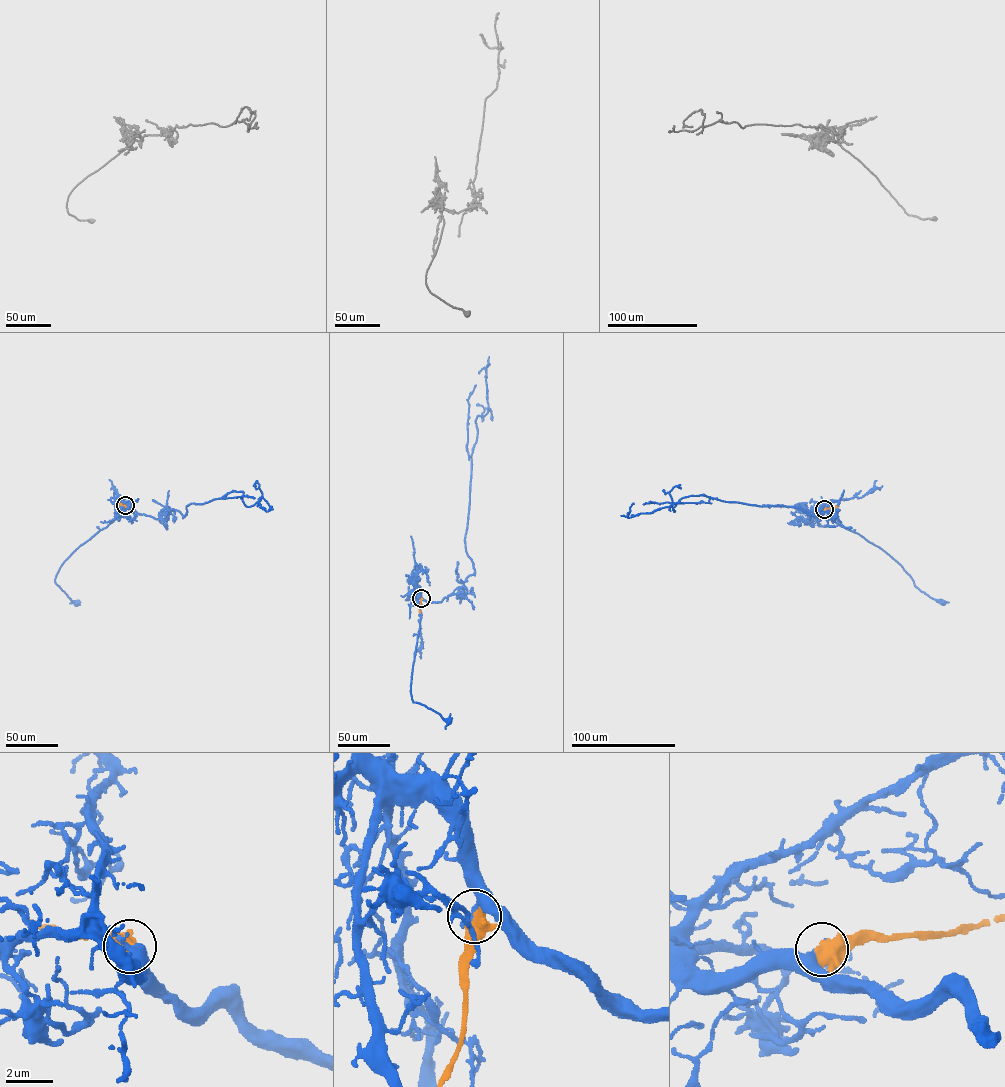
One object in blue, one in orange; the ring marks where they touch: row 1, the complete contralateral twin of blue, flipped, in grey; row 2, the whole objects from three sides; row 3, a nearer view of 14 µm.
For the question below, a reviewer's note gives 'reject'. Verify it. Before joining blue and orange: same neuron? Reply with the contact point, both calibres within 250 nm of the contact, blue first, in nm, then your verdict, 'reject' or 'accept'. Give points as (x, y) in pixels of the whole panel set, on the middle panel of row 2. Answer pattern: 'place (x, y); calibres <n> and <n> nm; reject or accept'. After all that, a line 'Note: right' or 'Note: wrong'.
place (421, 598); calibres 360 and 750 nm; reject
Note: right

